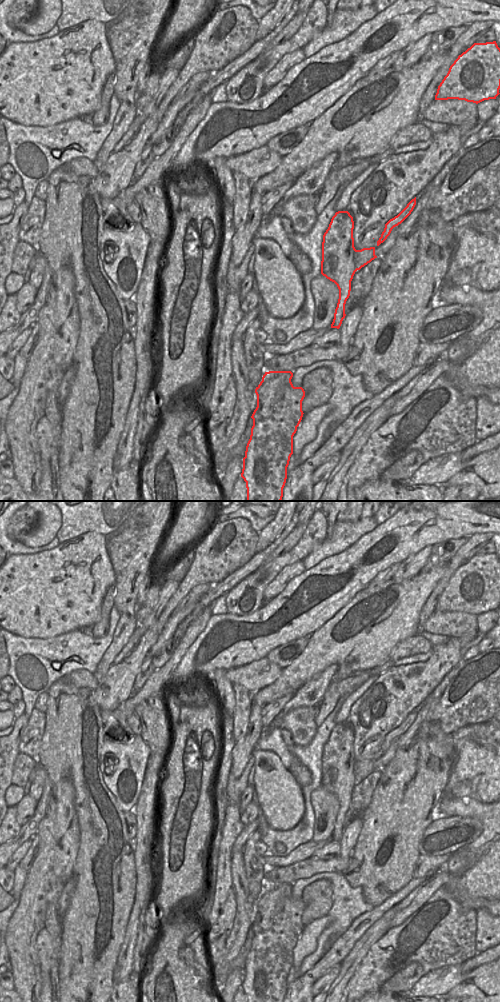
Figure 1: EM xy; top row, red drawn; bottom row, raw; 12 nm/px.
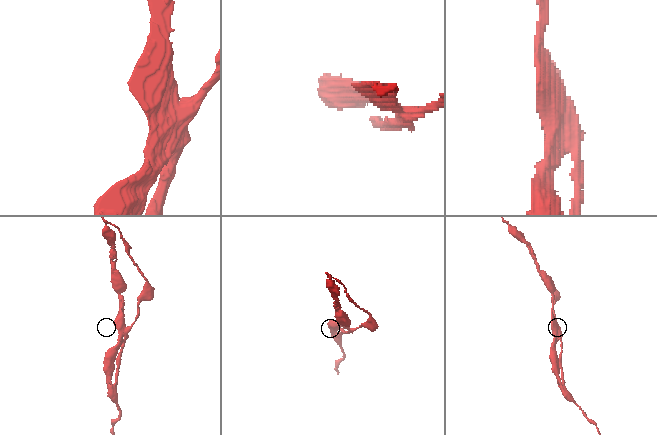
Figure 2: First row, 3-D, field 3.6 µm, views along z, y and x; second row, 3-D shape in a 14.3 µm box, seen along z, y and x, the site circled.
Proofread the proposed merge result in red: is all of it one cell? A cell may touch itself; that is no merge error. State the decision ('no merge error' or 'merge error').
merge error

